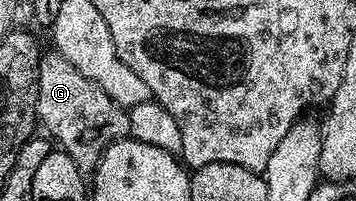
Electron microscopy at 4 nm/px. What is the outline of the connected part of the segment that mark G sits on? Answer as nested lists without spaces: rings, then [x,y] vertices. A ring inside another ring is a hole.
[[[55,52],[45,53],[40,60],[36,75],[36,117],[53,139],[60,138],[59,149],[66,151],[85,172],[95,171],[104,149],[112,142],[130,135],[127,109],[110,100],[94,80],[82,76],[70,60]]]

